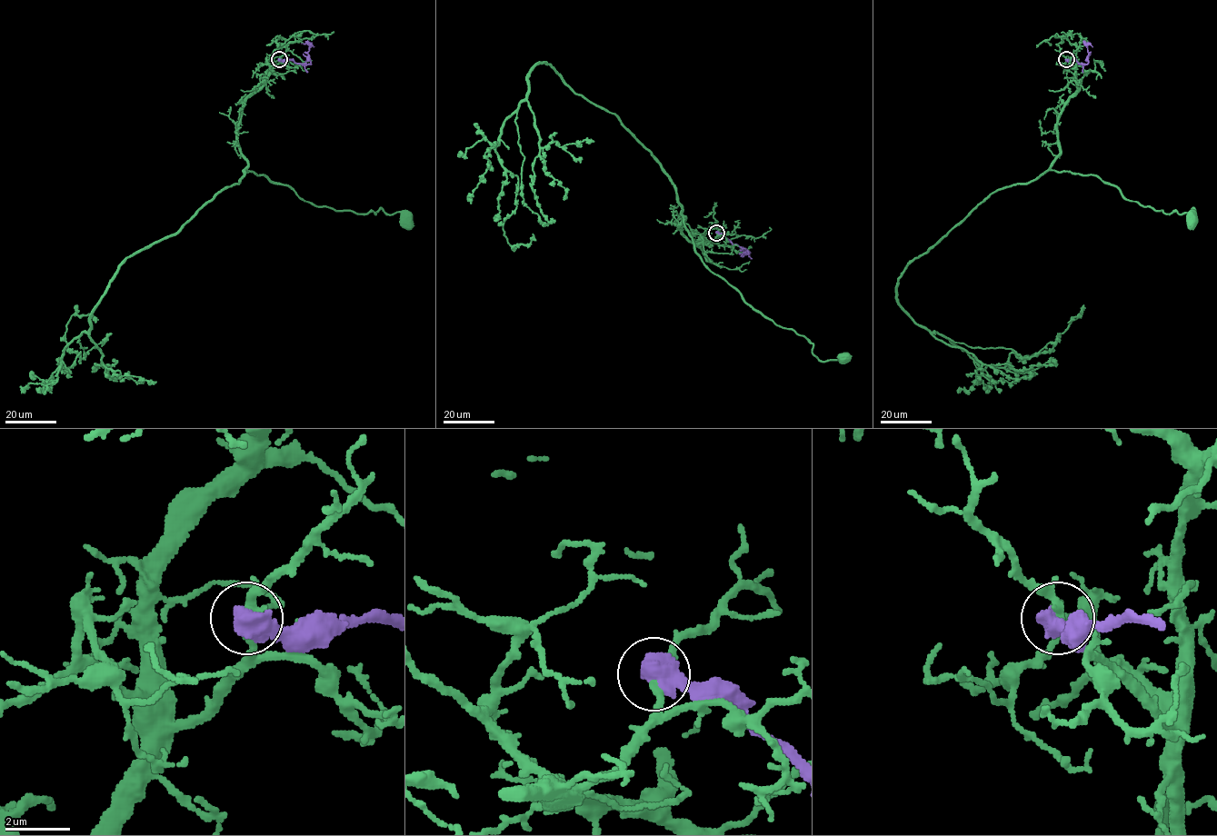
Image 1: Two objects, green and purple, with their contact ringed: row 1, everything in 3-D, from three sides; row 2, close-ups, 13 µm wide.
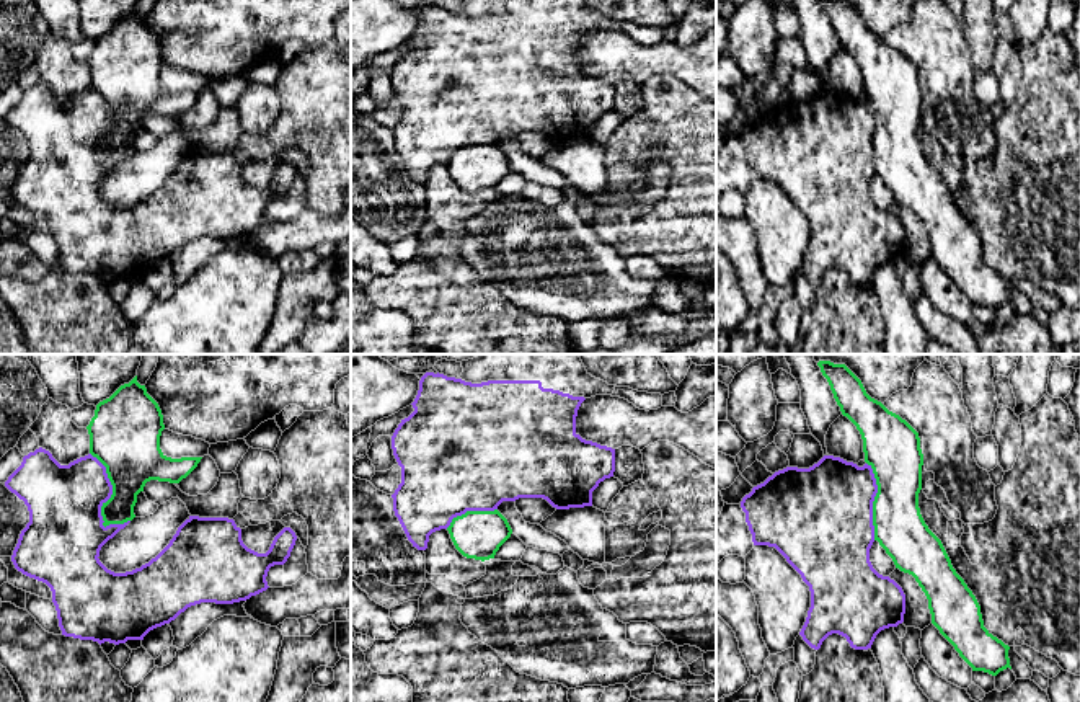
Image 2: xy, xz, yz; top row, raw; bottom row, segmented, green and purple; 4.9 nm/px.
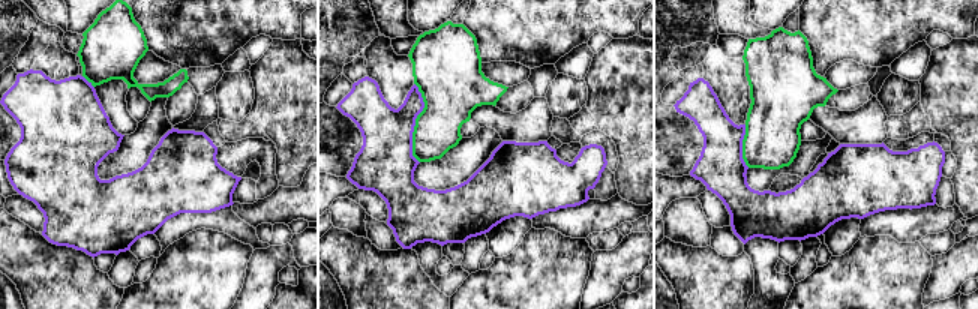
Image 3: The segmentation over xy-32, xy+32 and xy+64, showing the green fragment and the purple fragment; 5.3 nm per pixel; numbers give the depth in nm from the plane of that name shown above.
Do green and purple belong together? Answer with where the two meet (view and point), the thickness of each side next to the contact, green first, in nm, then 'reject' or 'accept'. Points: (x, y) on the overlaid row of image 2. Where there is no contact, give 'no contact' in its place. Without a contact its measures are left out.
xy (106, 502) | 280/380 nm | reject

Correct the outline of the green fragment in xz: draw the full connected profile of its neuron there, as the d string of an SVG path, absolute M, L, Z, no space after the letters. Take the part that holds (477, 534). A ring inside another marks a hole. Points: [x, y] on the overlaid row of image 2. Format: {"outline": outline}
{"outline": "M467 511L447 527L455 549L467 558L494 558L499 547L511 537L507 519L498 511Z"}

